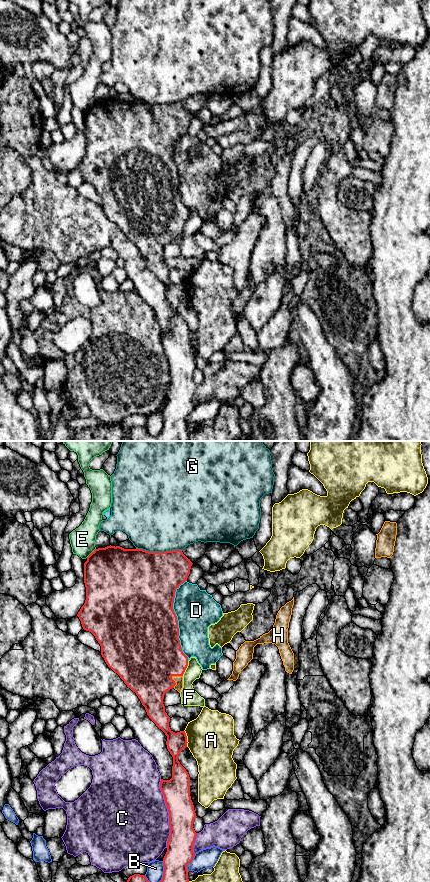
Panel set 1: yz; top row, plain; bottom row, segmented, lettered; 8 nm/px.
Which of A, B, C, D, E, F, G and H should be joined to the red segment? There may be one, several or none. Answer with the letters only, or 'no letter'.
H

